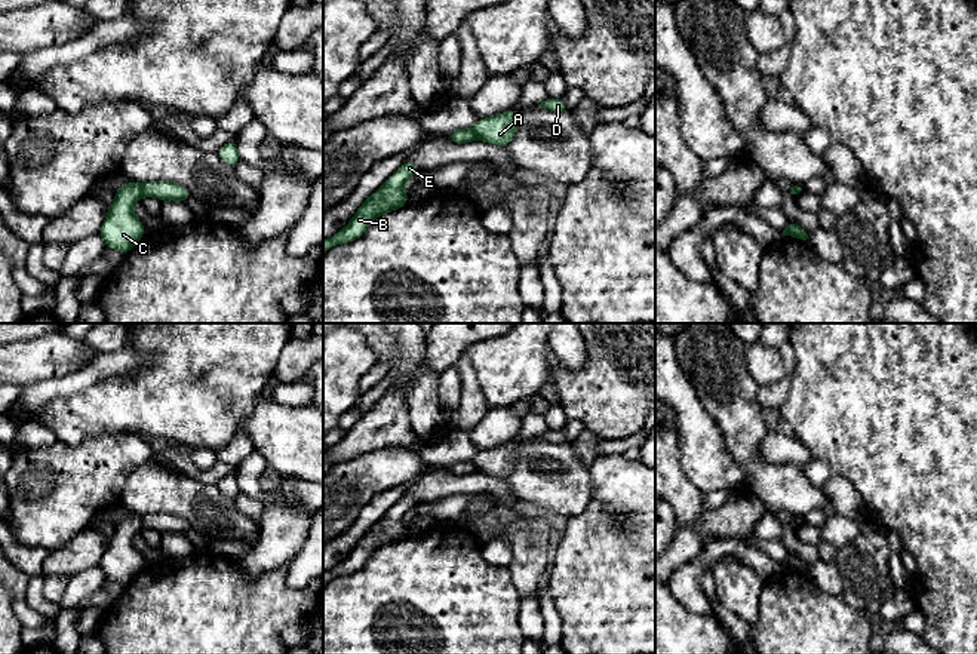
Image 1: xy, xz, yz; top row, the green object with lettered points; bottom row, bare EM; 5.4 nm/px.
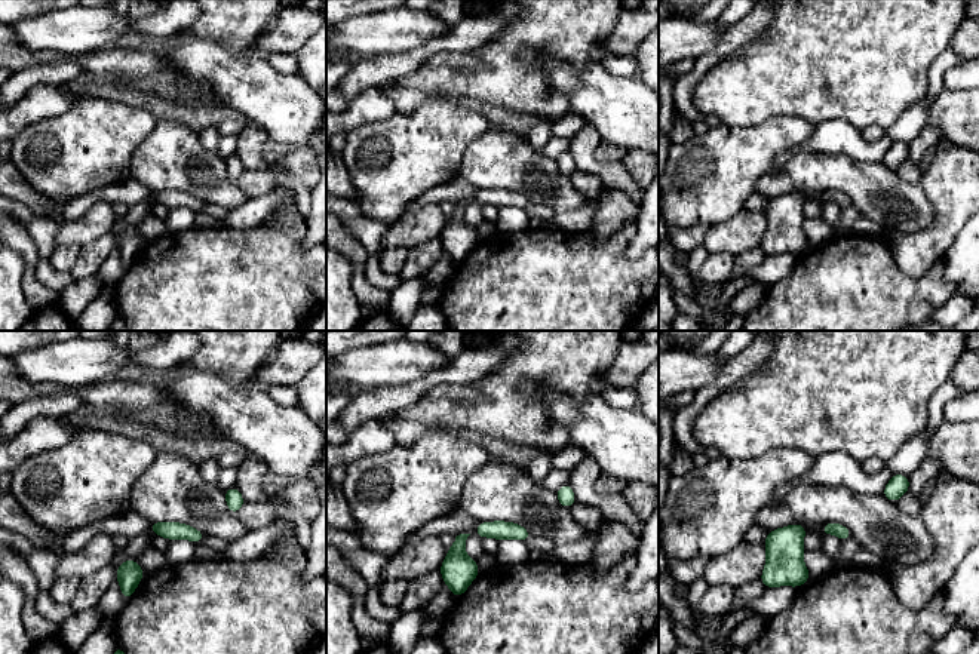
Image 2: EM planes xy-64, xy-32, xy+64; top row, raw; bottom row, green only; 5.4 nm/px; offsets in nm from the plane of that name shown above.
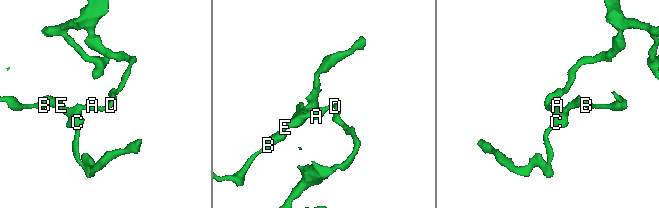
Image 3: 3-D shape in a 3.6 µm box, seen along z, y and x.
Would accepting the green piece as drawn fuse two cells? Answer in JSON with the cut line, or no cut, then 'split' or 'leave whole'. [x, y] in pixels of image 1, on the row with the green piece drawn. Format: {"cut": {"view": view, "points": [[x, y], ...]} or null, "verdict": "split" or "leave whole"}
{"cut": {"view": "xy", "points": [[140, 184], [141, 196]]}, "verdict": "split"}

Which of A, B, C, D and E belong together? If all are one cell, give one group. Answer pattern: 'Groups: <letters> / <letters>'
Groups: A D / B C E

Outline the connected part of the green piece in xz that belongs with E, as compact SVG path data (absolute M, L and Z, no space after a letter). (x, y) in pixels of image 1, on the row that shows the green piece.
M405 162L380 190L372 193L363 205L359 208L351 221L332 237L323 240L323 254L335 245L342 245L359 239L369 224L385 212L396 211L406 206L408 193L405 191L405 182L421 168L415 163Z

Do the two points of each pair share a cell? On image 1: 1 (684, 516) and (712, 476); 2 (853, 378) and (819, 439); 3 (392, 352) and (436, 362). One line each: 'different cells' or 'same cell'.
1: different cells
2: same cell
3: different cells

